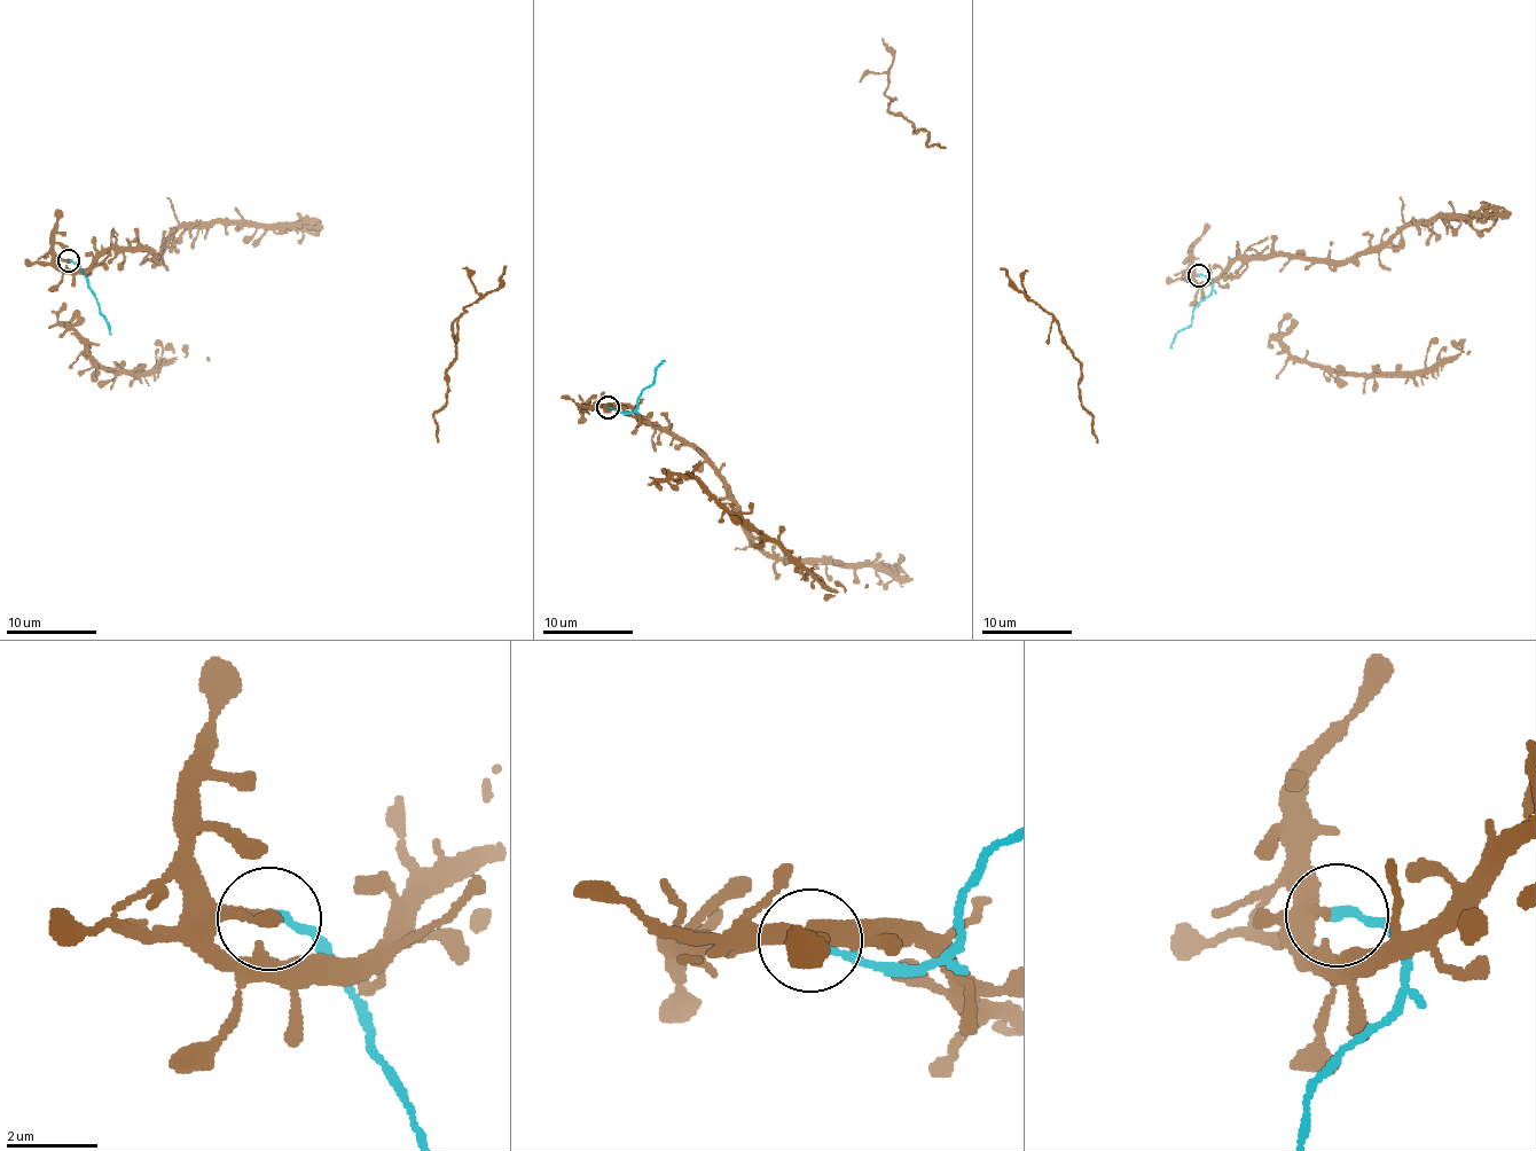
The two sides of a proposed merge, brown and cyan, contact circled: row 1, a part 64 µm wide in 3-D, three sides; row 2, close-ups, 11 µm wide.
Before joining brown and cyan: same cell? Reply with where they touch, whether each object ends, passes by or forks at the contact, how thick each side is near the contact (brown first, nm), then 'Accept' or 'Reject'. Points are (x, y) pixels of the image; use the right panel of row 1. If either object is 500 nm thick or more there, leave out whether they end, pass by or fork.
Place: (1199, 275). At the ring brown ends. At the ring cyan ends. Thickness 170 nm (brown) against 200 nm. Reject

